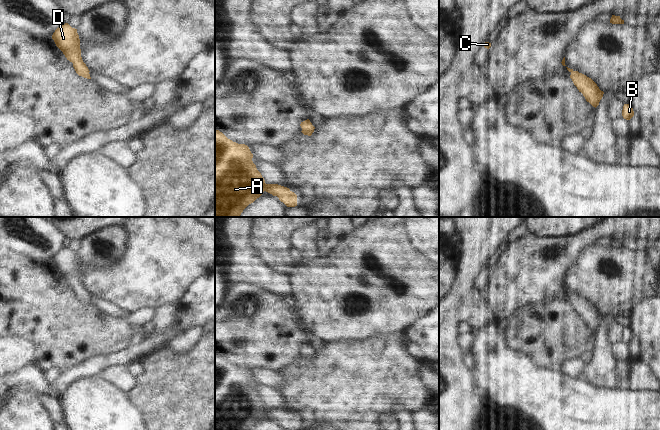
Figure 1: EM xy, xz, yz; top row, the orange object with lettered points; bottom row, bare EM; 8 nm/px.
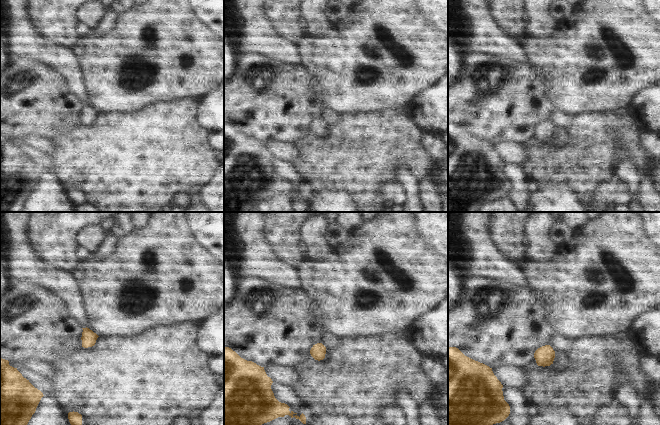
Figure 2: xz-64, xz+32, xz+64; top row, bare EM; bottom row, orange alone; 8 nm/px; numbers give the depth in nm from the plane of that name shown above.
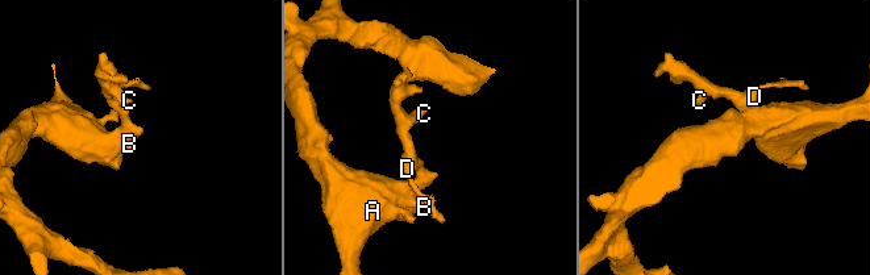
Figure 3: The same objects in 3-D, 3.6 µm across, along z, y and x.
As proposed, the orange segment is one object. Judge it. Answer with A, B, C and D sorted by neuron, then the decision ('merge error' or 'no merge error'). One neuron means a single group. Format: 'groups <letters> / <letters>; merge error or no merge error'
groups A B C D; no merge error

